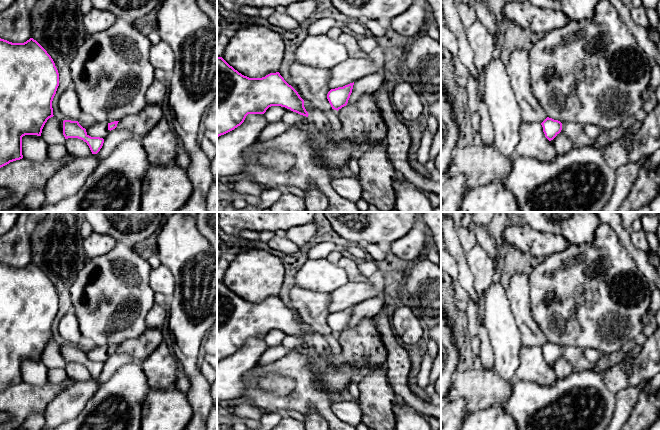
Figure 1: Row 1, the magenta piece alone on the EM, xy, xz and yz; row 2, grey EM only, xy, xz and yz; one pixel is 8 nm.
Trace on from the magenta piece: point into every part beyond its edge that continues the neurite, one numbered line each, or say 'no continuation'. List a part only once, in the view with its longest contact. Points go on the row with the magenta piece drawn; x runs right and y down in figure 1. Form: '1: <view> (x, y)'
no continuation

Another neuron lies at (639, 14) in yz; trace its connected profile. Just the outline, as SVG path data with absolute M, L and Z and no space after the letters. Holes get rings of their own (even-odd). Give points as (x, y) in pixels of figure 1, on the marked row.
M642 5L639 7L631 7L630 15L637 24L645 28L650 26L646 8Z

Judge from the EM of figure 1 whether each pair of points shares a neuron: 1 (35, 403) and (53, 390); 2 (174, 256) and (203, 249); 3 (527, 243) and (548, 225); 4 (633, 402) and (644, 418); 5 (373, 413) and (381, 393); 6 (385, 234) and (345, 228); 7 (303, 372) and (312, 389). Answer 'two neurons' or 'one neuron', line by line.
1: one neuron
2: one neuron
3: two neurons
4: one neuron
5: one neuron
6: one neuron
7: one neuron

